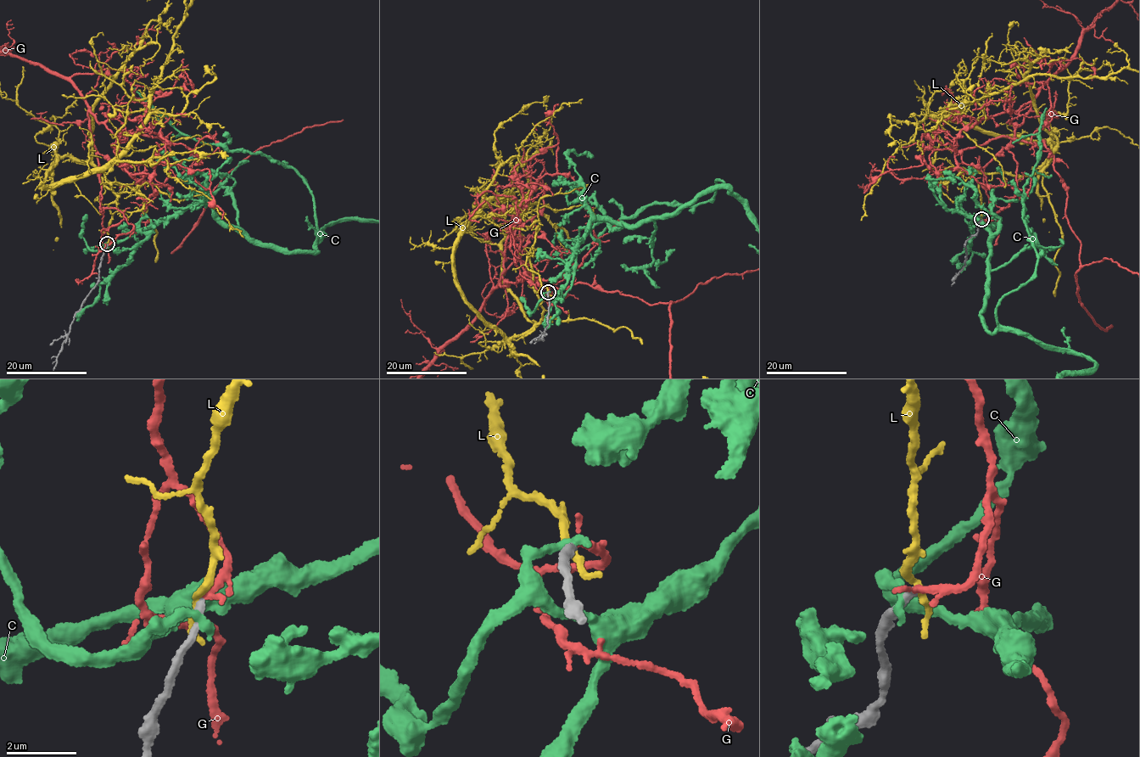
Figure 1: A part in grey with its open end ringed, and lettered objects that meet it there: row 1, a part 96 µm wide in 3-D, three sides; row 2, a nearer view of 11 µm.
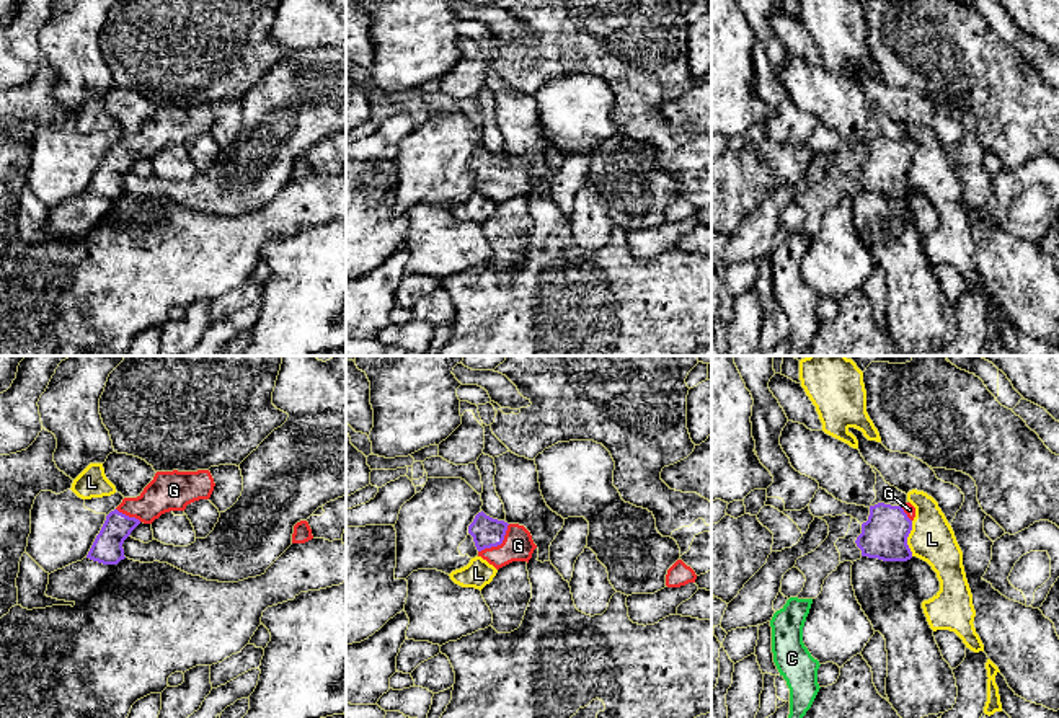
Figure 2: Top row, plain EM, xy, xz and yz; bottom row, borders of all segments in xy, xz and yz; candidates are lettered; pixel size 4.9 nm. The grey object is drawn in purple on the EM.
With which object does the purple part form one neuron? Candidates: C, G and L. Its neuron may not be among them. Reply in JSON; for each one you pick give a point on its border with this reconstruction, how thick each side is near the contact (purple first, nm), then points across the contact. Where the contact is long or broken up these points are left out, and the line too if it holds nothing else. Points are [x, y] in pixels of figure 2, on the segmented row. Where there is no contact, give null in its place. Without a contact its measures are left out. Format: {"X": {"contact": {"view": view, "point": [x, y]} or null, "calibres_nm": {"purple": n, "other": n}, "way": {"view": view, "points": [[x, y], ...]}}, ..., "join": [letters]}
{"G": {"contact": {"view": "xz", "point": [498, 544]}, "calibres_nm": {"purple": 150, "other": 160}, "way": {"view": "xz", "points": [[487, 532], [498, 544], [518, 545]]}}, "join": ["G"]}

